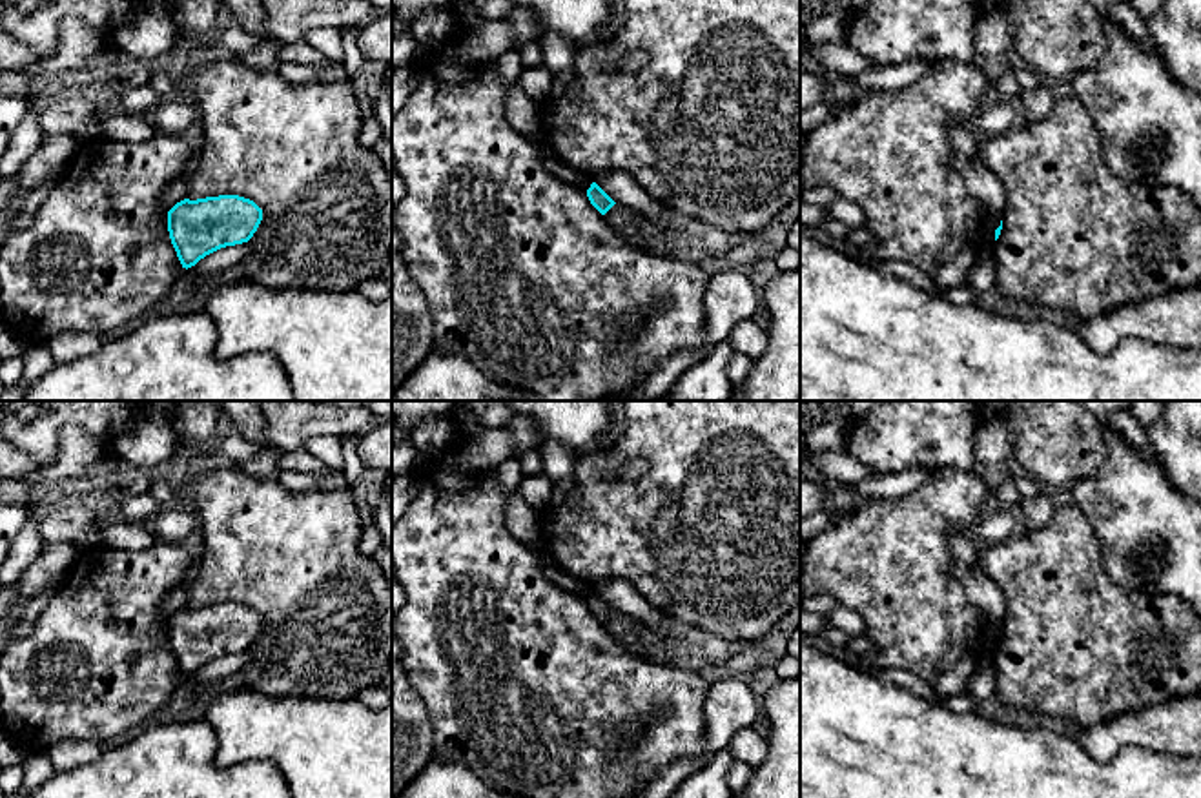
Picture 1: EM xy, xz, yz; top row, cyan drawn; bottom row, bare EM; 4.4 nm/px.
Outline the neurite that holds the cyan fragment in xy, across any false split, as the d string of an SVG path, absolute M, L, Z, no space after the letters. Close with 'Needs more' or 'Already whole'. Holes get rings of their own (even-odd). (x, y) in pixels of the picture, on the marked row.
M239 195L177 202L168 211L168 231L182 268L206 255L248 242L262 220L262 210Z. Already whole

